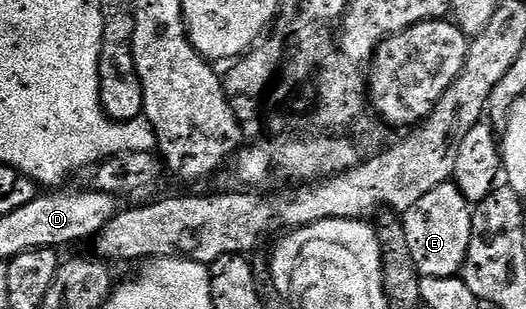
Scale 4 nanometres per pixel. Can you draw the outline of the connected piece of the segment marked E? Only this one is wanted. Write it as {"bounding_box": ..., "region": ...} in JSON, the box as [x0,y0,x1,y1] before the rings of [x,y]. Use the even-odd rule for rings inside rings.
{"bounding_box":[401,183,473,277],"region":[[[447,183],[428,191],[424,199],[416,202],[416,207],[412,207],[405,213],[401,218],[401,223],[404,227],[404,235],[408,239],[408,251],[412,251],[412,259],[422,277],[458,277],[461,274],[462,265],[468,255],[468,245],[472,239],[473,218],[471,202],[464,199],[462,192],[453,183]]]}

